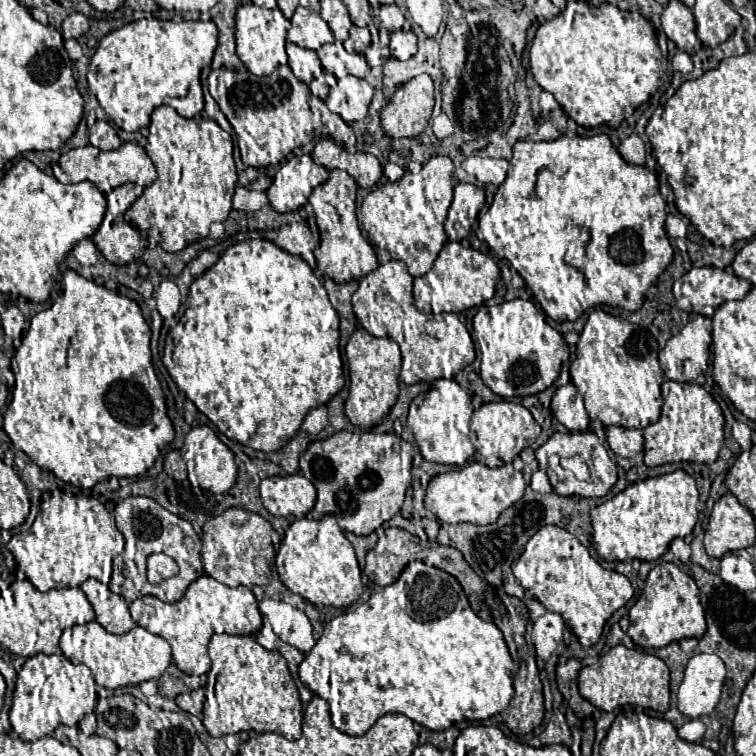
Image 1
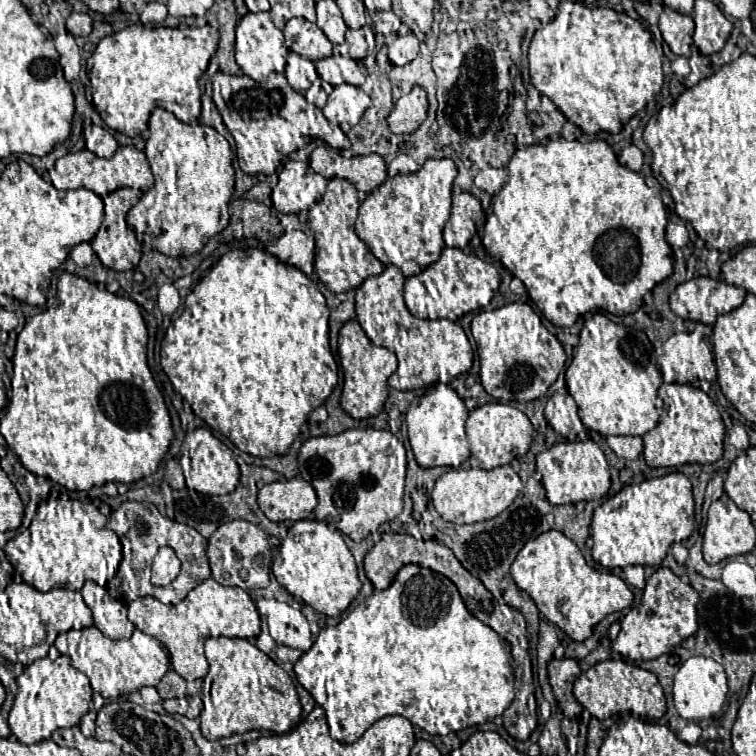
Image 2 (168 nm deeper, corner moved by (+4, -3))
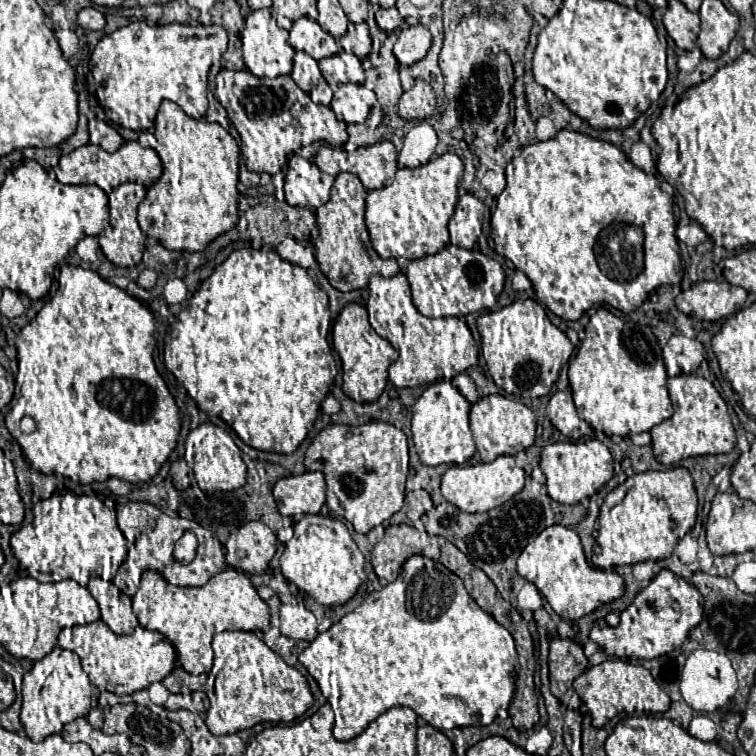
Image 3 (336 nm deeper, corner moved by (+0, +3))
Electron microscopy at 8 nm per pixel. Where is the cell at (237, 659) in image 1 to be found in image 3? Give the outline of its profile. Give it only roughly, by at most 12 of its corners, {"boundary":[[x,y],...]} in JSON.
{"boundary":[[251,631],[212,640],[214,735],[290,723],[314,703]]}

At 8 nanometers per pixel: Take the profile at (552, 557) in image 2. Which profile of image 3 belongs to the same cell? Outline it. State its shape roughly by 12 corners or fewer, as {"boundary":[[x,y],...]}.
{"boundary":[[546,527],[518,557],[566,621],[626,593],[618,573],[592,567],[578,535]]}

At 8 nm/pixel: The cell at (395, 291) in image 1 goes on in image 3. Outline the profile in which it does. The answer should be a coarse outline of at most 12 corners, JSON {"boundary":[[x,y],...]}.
{"boundary":[[404,273],[372,275],[372,329],[400,357],[396,387],[451,380],[478,363],[462,317],[412,303]]}

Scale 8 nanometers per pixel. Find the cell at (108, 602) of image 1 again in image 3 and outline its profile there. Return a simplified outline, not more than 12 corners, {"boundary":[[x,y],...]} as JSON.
{"boundary":[[96,577],[88,591],[102,621],[116,635],[128,635],[138,619],[132,599],[112,581]]}

